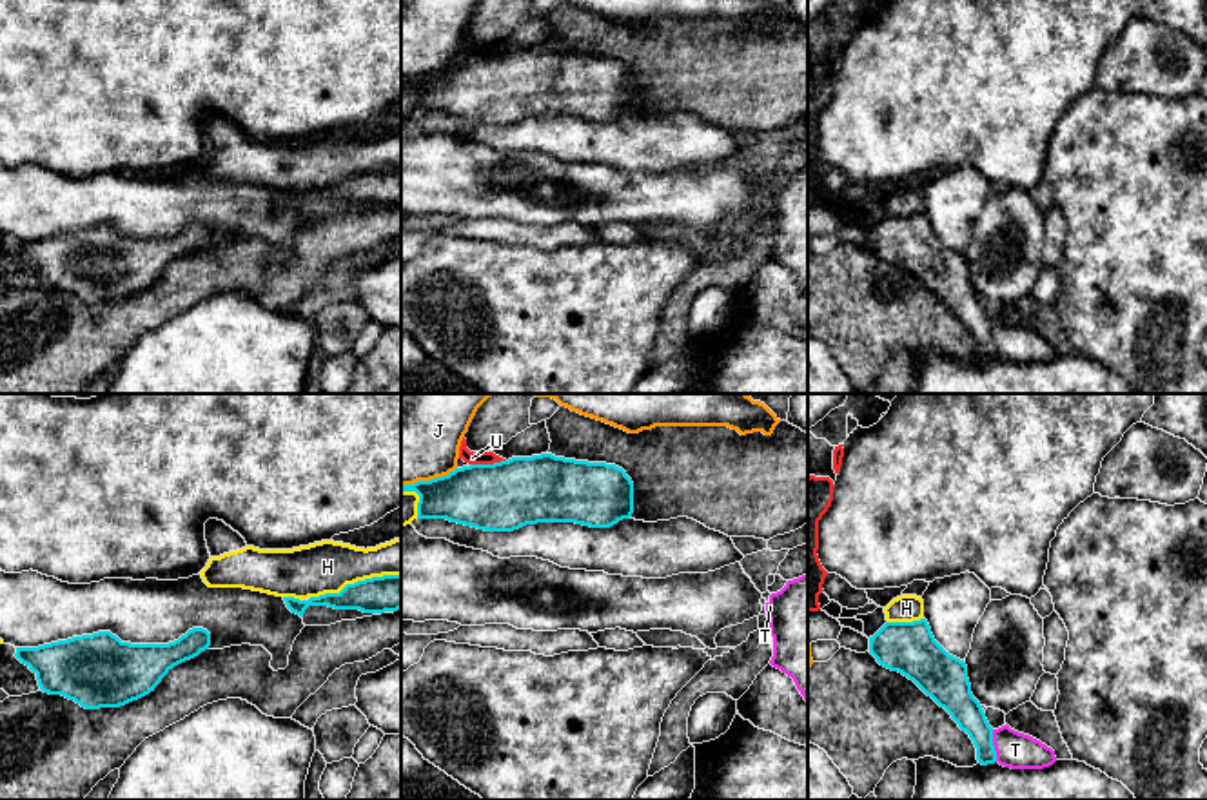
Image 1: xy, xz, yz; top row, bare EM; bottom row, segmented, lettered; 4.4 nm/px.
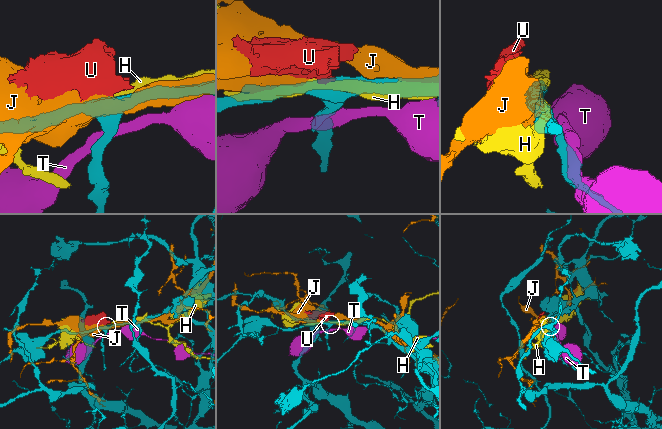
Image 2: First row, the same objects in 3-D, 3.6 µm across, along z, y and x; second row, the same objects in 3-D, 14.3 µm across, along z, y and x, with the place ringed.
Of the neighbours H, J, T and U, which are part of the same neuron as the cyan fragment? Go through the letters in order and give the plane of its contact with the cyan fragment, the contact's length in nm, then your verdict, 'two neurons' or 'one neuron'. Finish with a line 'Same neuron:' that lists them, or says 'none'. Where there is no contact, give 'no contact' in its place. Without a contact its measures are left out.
H: meets cyan in xy; contact 420 nm long; two neurons
J: meets cyan in xz; contact 260 nm long; two neurons
T: meets cyan in yz; contact 150 nm long; two neurons
U: meets cyan in xz; contact 160 nm long; two neurons
Same neuron: none

